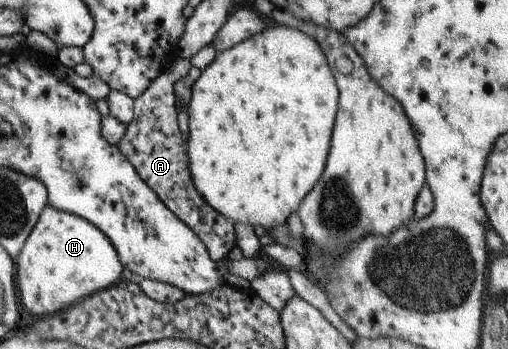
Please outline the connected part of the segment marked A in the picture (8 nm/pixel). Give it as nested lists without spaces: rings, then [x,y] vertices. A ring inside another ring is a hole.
[[[180,58],[158,75],[139,97],[133,100],[133,117],[126,124],[122,139],[116,148],[134,167],[142,182],[158,197],[158,200],[176,219],[182,221],[200,239],[212,261],[226,258],[236,246],[233,223],[206,205],[192,187],[188,175],[187,151],[176,121],[175,98],[172,85],[188,74],[191,64]]]

